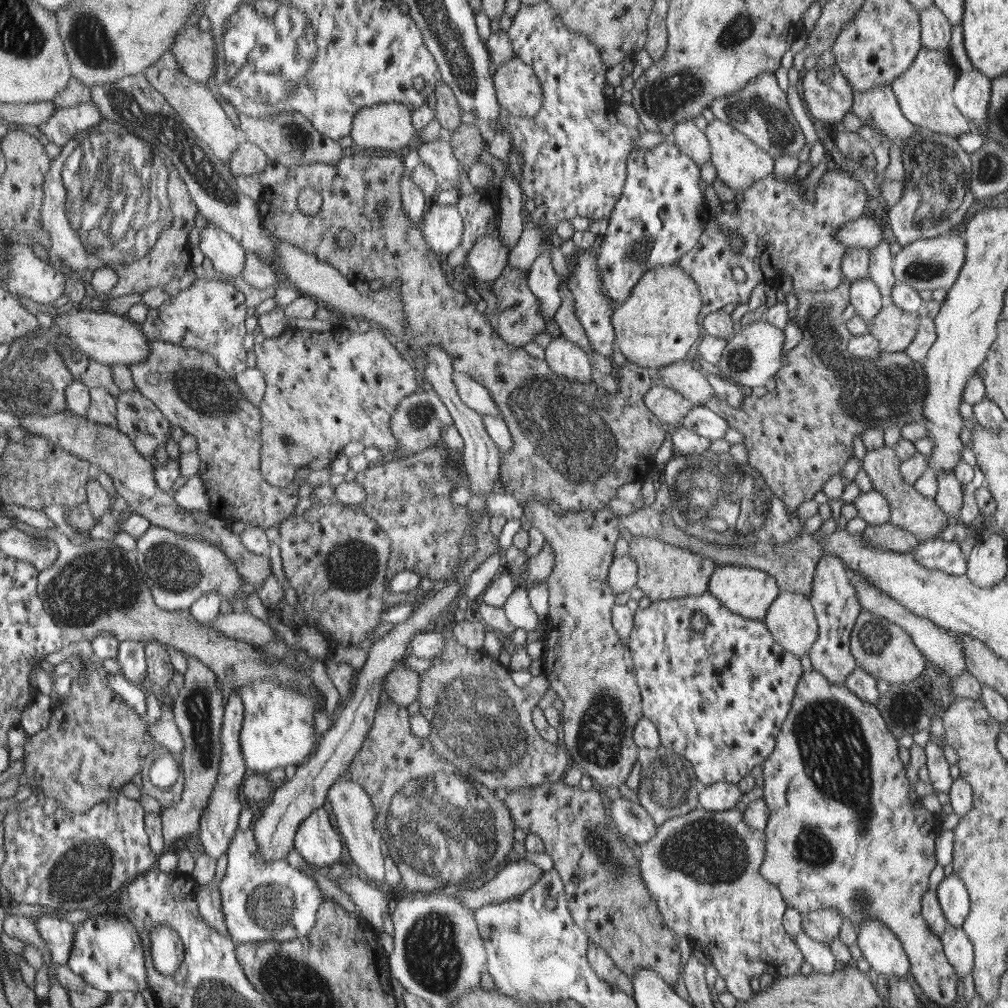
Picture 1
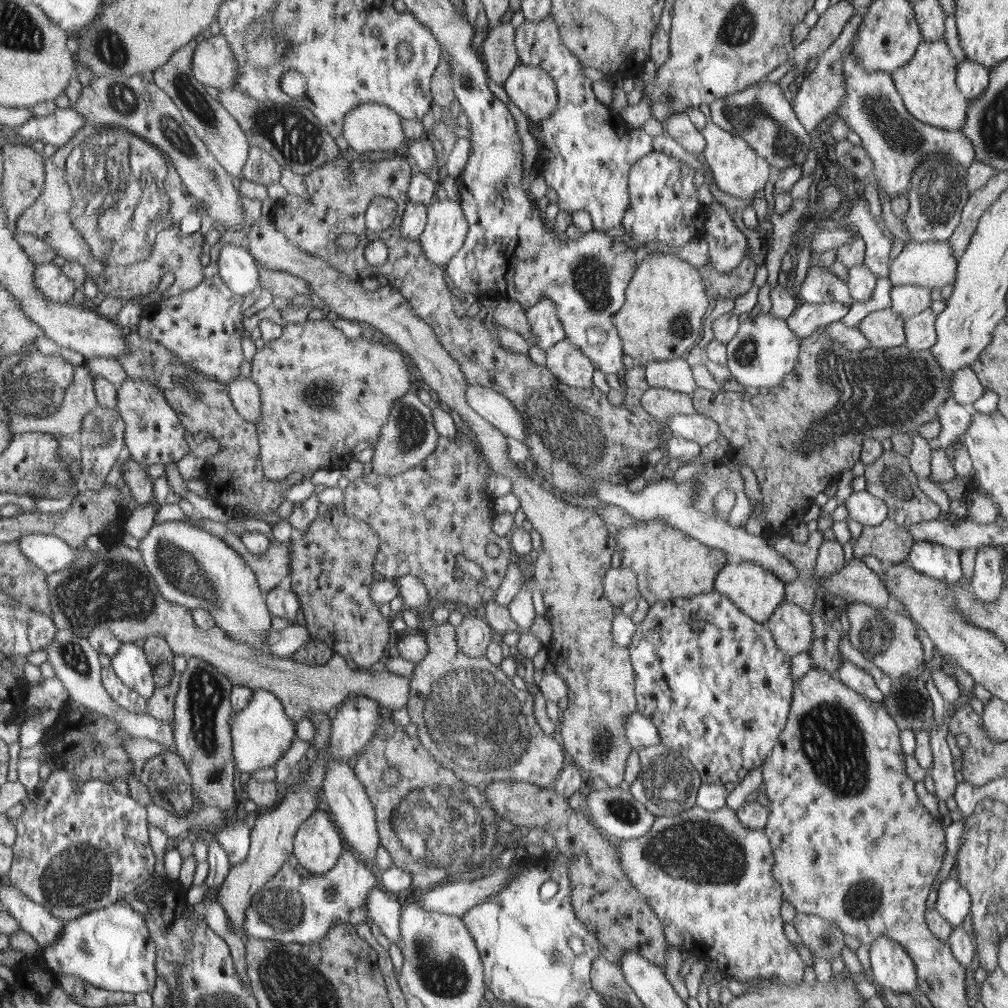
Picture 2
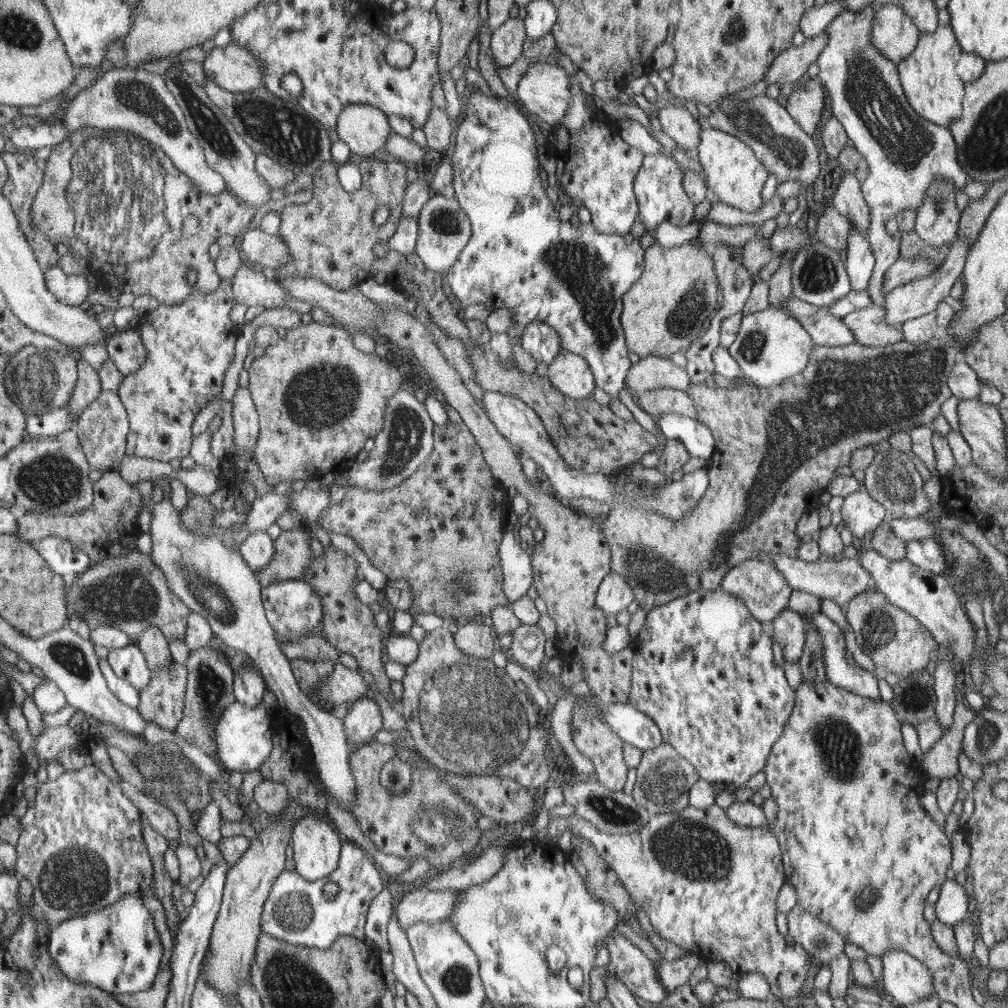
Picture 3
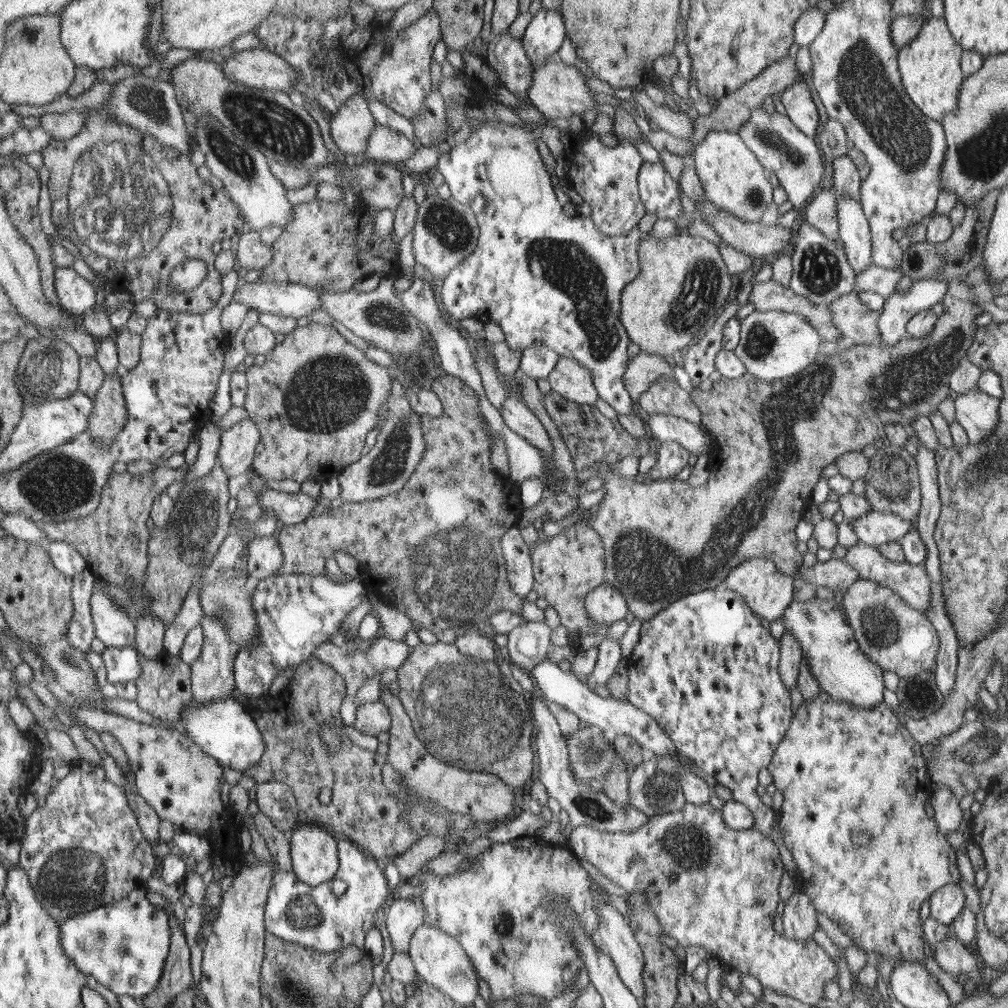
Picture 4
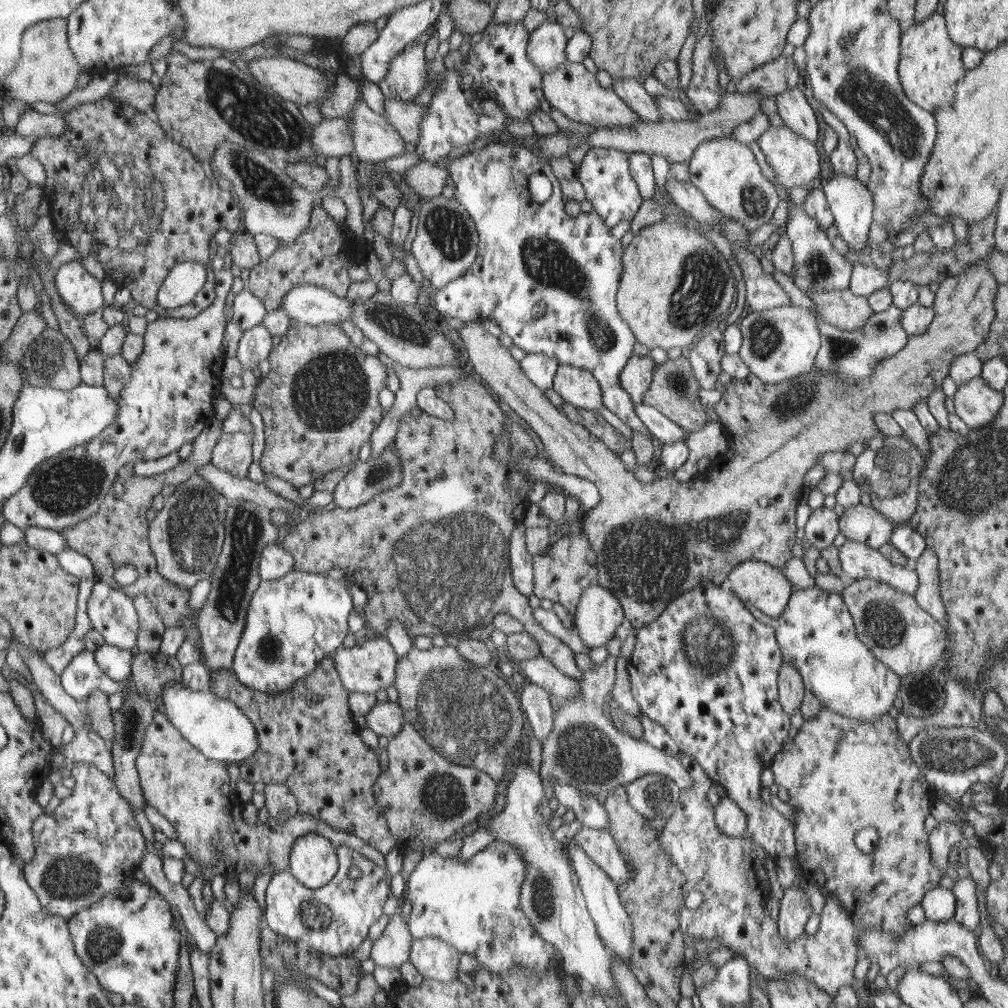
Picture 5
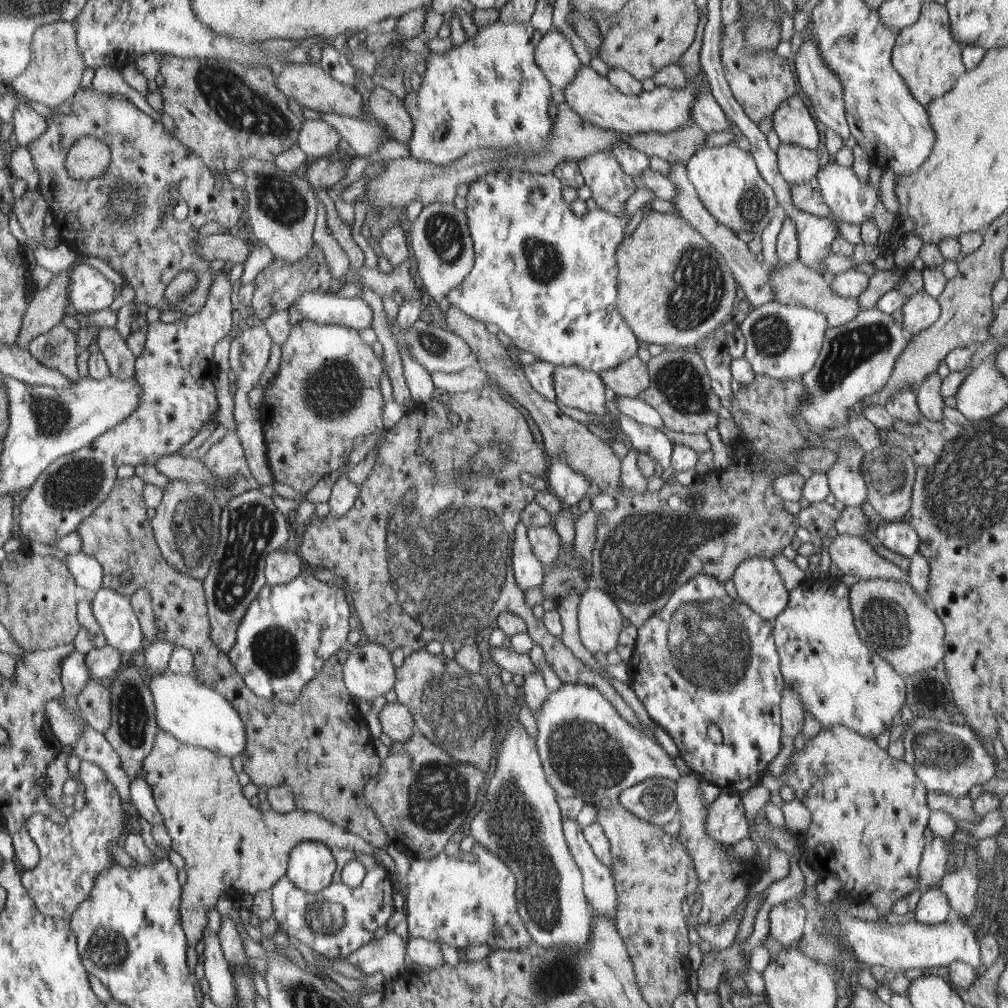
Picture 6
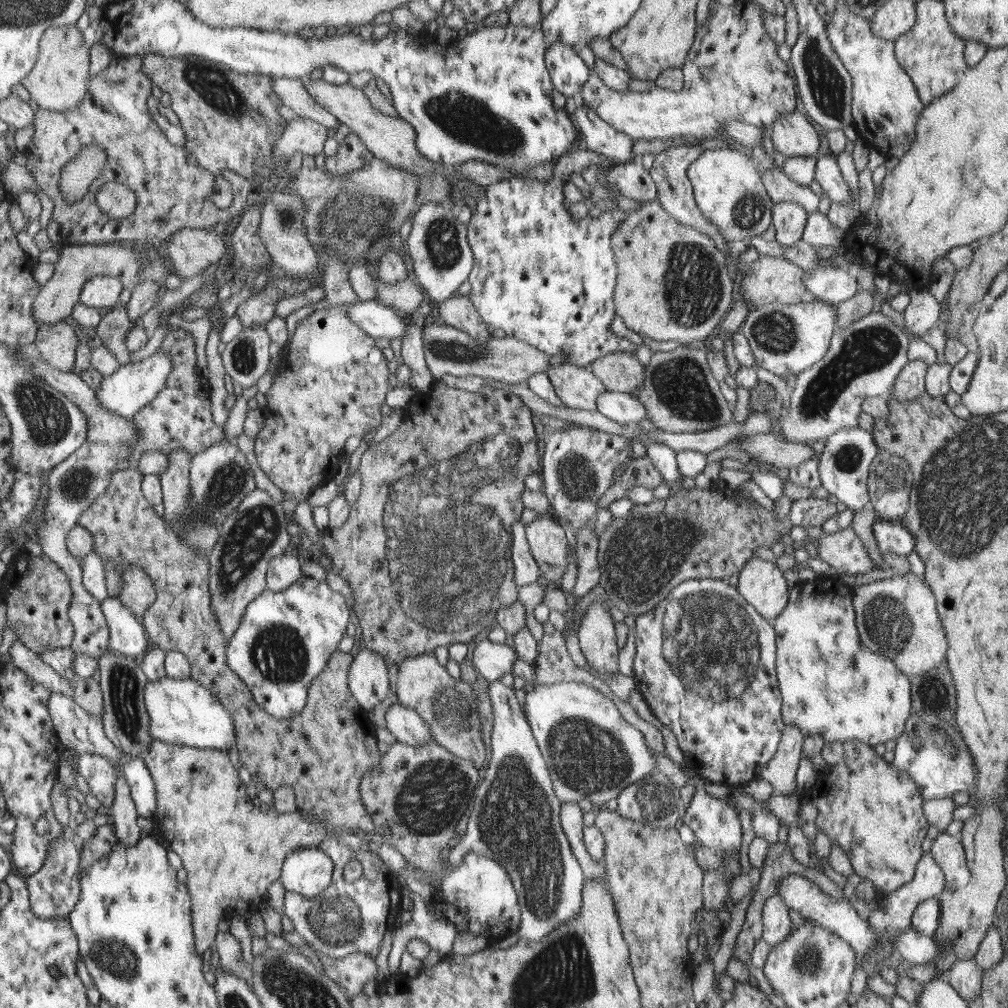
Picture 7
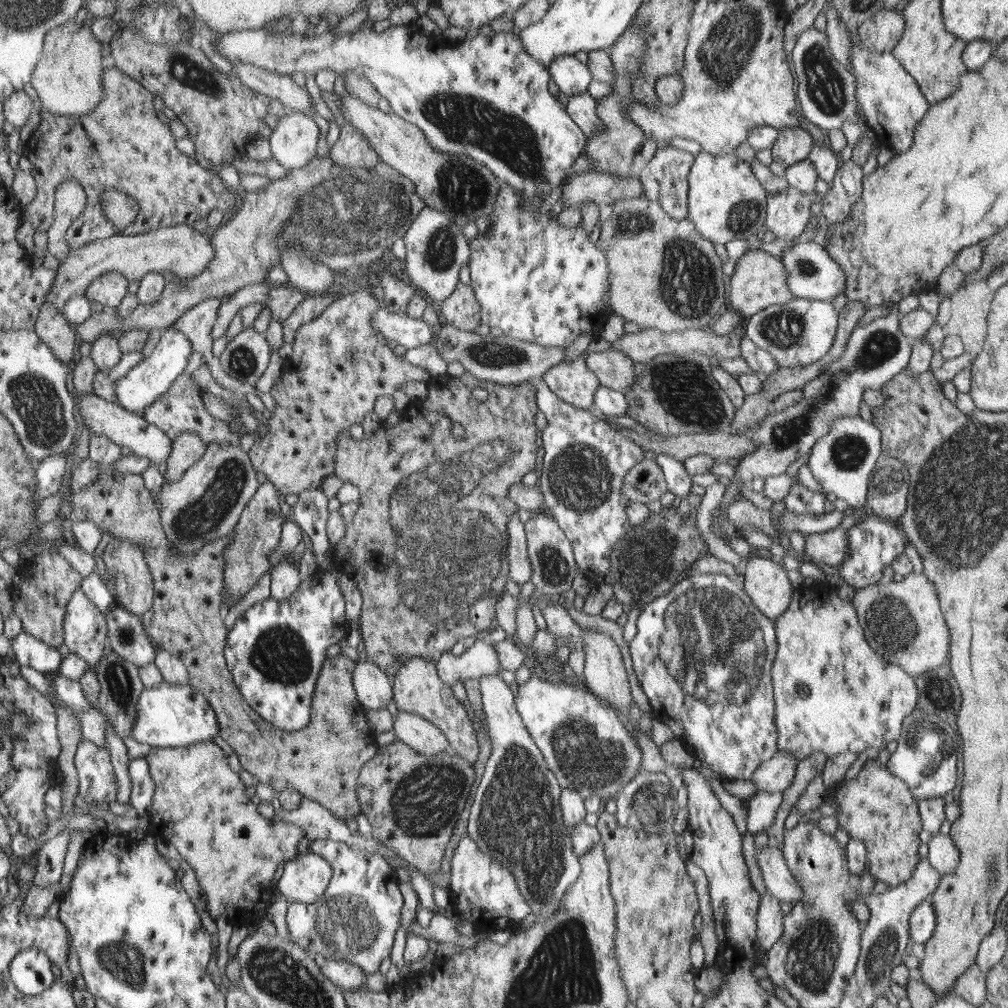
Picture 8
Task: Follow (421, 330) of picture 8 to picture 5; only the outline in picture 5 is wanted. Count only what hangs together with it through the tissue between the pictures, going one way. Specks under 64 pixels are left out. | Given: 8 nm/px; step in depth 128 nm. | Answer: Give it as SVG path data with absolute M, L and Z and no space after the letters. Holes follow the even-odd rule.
M303 284L296 285L282 297L281 308L286 311L291 320L299 324L317 325L320 323L335 323L343 320L352 320L352 301L348 298L340 298L334 292L324 287Z

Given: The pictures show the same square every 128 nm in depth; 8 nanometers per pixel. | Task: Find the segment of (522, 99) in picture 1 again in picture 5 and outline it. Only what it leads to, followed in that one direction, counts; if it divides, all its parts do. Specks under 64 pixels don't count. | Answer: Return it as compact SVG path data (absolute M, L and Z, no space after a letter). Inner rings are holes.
M566 59L564 64L546 72L542 79L542 92L545 93L546 109L556 108L564 116L582 124L591 124L598 128L624 127L642 121L642 116L636 114L613 87L602 87L596 80L596 74L589 72L582 63L569 62Z

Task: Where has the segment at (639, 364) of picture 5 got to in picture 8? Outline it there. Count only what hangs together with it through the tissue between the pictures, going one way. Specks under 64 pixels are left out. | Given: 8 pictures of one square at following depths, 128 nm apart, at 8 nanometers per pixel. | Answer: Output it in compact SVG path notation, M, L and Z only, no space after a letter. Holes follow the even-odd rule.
M610 348L604 352L590 353L585 356L585 360L588 367L600 377L605 388L623 393L628 386L634 385L635 362L624 351Z

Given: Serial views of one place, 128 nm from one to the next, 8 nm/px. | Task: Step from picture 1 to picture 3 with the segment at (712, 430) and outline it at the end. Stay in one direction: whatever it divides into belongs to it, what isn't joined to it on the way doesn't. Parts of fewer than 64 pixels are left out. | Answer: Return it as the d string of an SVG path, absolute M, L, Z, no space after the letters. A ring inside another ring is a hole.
M671 413L655 418L655 422L667 440L680 441L692 457L709 460L717 450L710 428L697 419Z

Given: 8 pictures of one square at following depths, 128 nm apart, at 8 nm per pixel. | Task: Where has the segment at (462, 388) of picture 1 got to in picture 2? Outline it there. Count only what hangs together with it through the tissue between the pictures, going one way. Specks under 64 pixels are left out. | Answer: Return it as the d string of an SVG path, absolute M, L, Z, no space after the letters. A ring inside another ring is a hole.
M468 385L465 396L472 410L500 430L504 436L526 442L527 426L524 418L503 395L491 389L487 391L482 386Z

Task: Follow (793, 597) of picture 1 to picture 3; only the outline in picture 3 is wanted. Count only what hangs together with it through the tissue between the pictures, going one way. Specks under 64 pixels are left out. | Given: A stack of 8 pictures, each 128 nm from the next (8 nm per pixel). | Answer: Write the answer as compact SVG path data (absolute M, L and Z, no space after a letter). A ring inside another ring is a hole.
M786 609L770 622L774 642L782 647L782 655L786 661L798 662L803 653L807 639L807 623L802 614Z

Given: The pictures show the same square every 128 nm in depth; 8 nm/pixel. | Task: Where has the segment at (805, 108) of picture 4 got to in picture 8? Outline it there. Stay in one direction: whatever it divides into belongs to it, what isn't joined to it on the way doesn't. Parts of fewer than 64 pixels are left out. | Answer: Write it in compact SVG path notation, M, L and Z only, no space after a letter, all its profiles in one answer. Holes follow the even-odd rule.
M799 125L778 128L778 139L771 148L772 158L785 164L786 168L808 159L814 138Z

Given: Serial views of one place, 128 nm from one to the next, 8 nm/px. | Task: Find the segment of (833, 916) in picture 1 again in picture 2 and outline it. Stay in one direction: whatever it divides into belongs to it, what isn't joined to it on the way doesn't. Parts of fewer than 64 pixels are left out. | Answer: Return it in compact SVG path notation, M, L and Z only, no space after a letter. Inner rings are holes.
M798 913L793 925L805 943L804 946L816 957L832 961L846 948L842 930L822 917Z

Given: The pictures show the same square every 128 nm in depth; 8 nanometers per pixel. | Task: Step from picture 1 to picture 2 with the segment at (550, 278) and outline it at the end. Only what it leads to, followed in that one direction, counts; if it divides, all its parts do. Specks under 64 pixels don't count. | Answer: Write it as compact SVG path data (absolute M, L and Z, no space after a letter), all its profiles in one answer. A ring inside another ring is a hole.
M542 295L542 299L536 305L526 310L531 331L537 336L536 344L545 352L552 345L564 342L566 339L565 328L562 327L556 314L558 314L556 303L548 295Z

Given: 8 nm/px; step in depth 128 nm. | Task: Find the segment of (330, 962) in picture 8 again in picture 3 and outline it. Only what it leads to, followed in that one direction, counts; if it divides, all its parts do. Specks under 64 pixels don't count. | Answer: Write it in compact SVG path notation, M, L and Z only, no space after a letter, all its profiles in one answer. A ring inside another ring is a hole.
M413 890L404 897L397 897L395 912L403 930L418 922L445 921L454 913L459 890Z

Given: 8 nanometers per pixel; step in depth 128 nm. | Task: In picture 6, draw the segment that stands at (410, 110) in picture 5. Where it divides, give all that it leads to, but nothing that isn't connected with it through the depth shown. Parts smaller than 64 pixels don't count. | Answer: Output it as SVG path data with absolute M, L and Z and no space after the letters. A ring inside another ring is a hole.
M374 87L370 91L369 109L388 128L390 139L408 144L413 136L413 120L410 112L406 112L404 100L383 87Z

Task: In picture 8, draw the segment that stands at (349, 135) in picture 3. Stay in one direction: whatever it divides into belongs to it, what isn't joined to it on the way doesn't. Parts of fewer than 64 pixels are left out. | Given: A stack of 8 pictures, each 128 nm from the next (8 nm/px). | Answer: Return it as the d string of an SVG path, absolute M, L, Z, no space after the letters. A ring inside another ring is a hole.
M295 112L278 120L269 143L273 157L290 170L304 166L317 156L318 140L318 124L311 116Z

